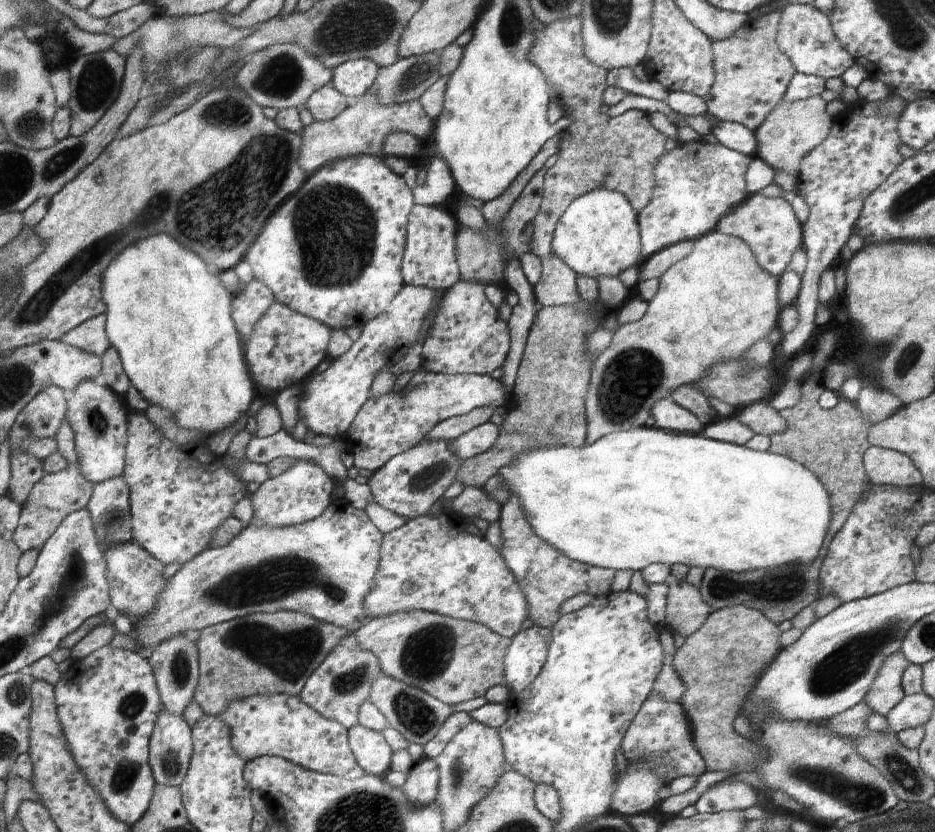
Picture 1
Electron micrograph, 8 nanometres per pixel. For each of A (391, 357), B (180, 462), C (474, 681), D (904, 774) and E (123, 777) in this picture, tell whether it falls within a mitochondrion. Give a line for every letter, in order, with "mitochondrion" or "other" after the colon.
A: other
B: other
C: other
D: mitochondrion
E: mitochondrion

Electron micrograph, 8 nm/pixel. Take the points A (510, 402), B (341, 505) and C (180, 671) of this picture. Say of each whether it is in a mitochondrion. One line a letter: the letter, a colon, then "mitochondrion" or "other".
A: other
B: other
C: mitochondrion

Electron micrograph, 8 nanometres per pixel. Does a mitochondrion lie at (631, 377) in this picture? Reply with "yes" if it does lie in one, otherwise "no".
yes

